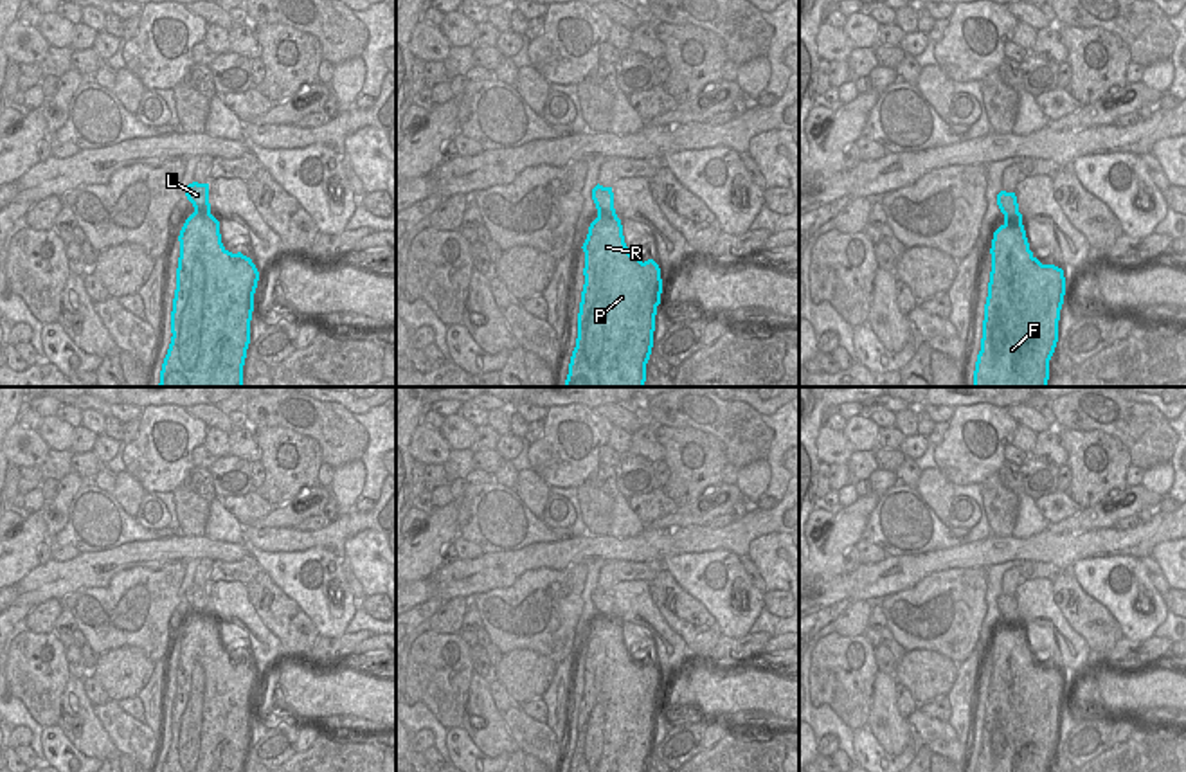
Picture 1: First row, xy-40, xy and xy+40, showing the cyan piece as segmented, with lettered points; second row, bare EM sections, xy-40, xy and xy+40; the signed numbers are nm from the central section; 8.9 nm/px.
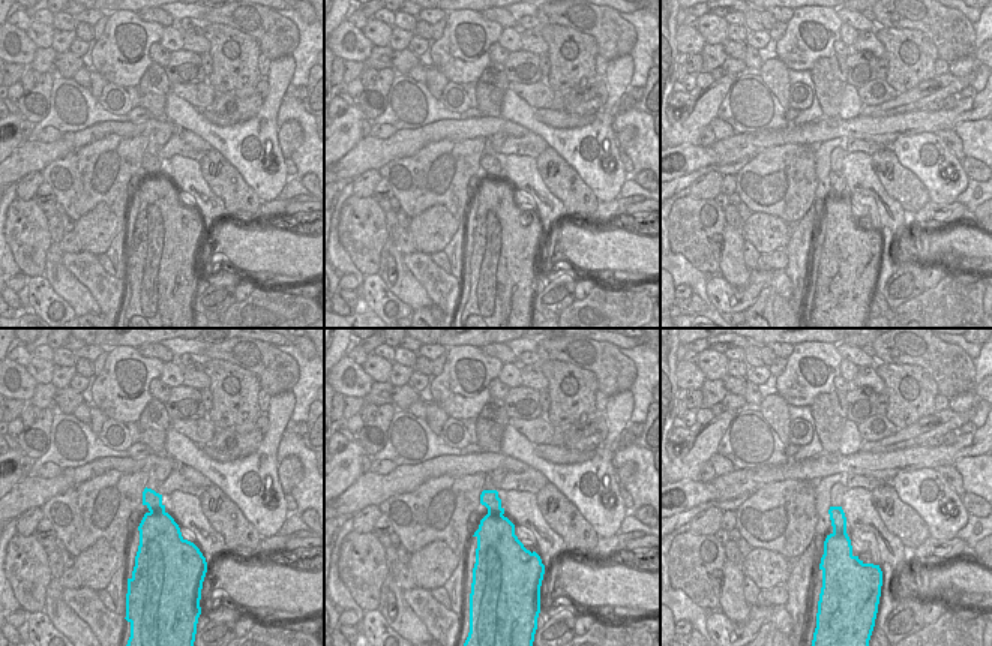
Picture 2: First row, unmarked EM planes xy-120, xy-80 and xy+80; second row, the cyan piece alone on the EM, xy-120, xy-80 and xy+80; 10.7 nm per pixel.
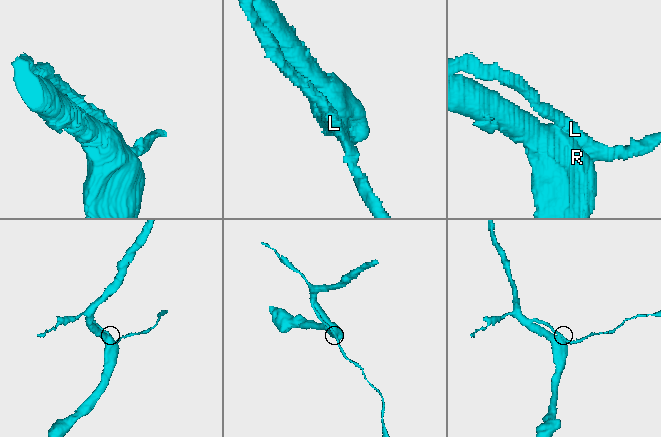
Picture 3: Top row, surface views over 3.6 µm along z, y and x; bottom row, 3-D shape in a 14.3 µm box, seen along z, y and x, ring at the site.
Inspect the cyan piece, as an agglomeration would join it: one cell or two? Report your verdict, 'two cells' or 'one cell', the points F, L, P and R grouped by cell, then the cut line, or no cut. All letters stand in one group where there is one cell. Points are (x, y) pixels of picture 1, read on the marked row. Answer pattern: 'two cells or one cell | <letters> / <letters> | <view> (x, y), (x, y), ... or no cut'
one cell | F L P R | no cut

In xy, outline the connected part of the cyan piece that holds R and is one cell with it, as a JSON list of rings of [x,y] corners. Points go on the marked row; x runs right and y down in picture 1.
[[[597,184],[592,189],[592,200],[597,218],[590,223],[581,247],[585,284],[578,313],[578,338],[565,387],[644,387],[662,293],[660,268],[653,259],[642,263],[630,254],[614,209],[612,187]]]

